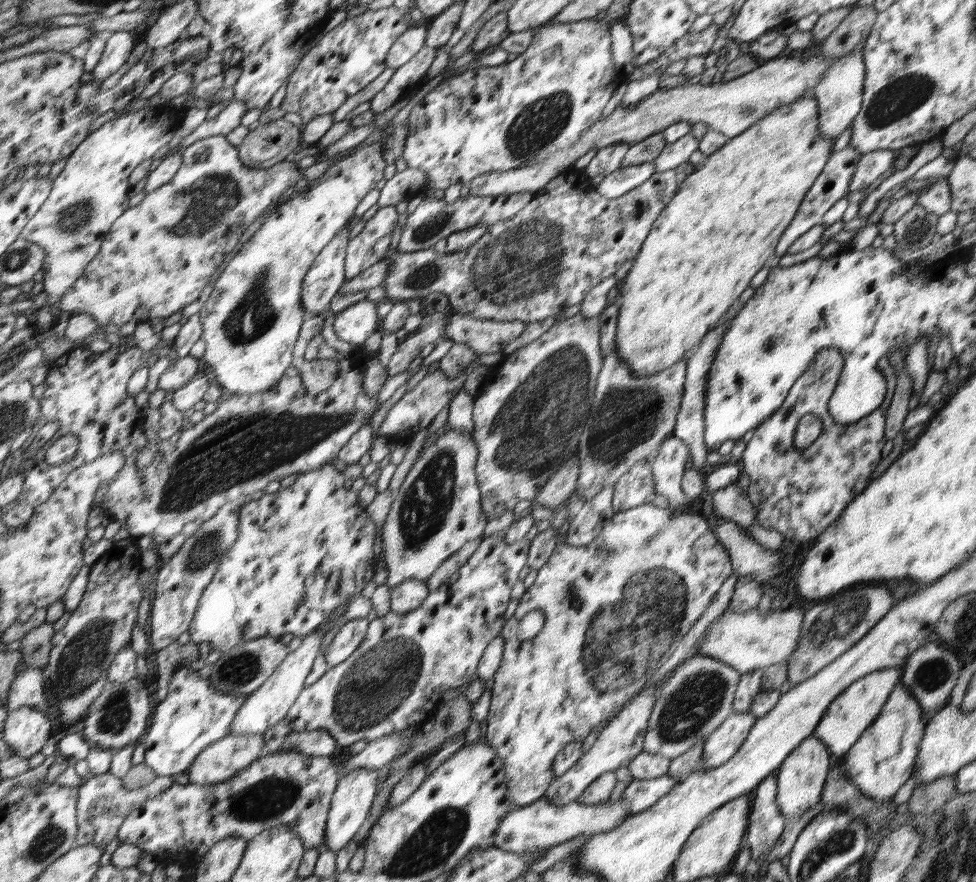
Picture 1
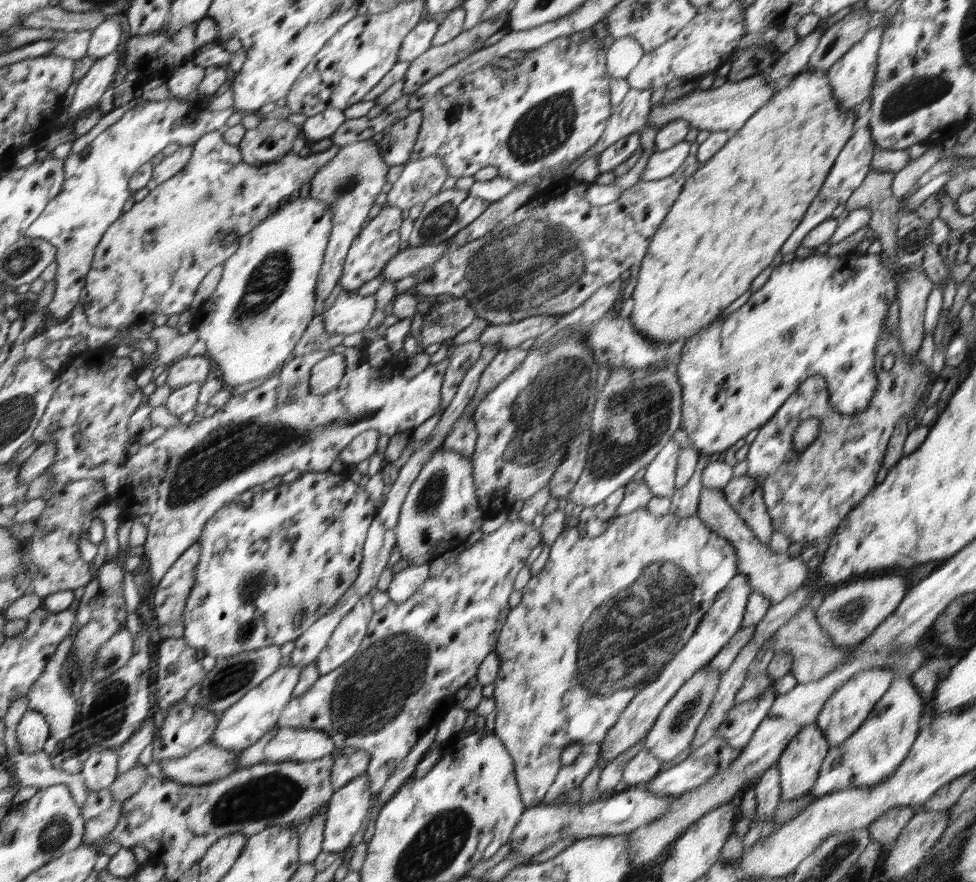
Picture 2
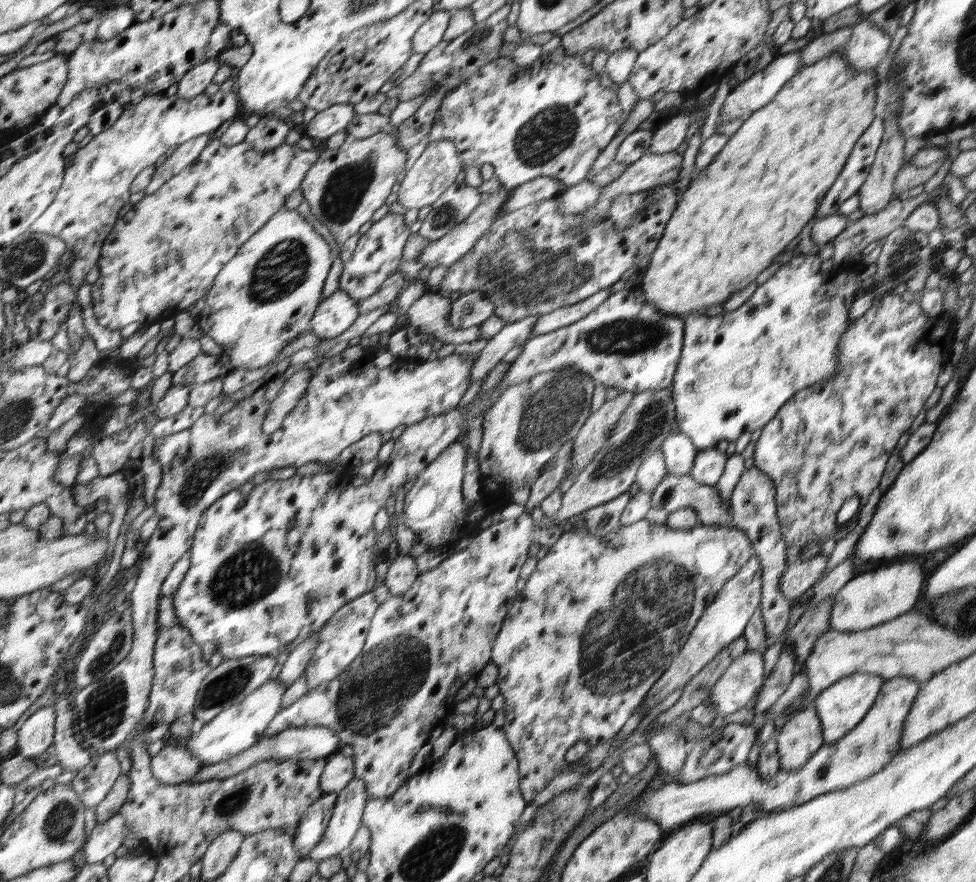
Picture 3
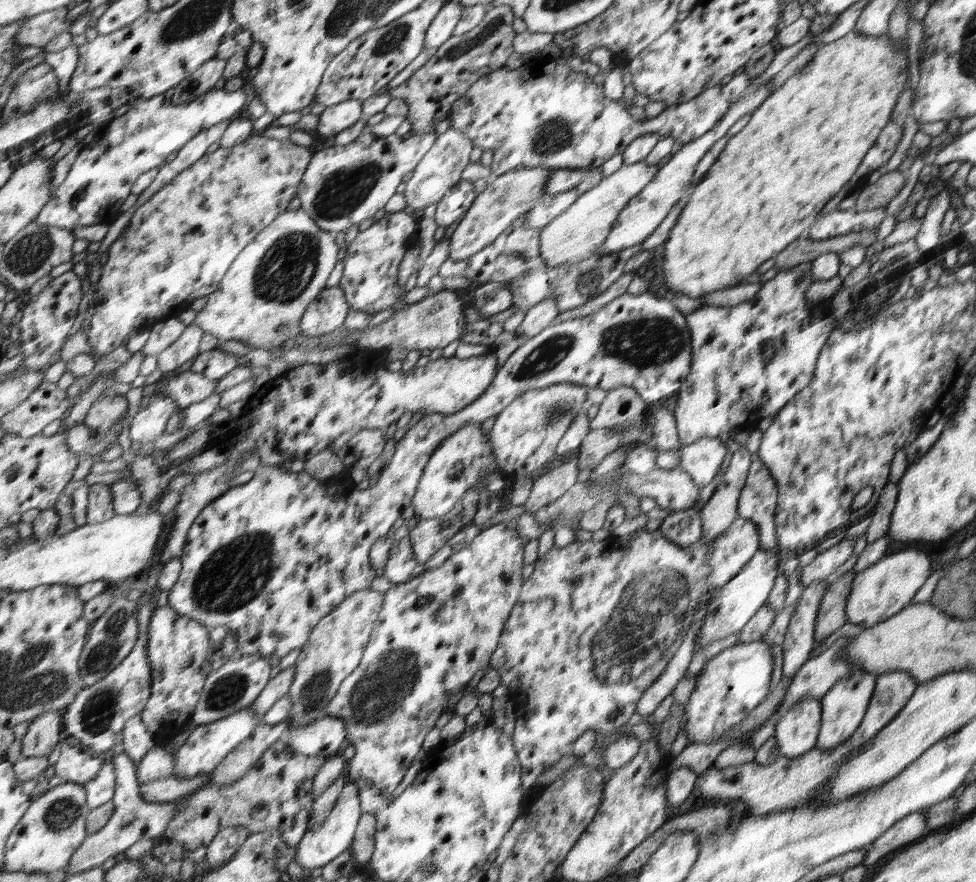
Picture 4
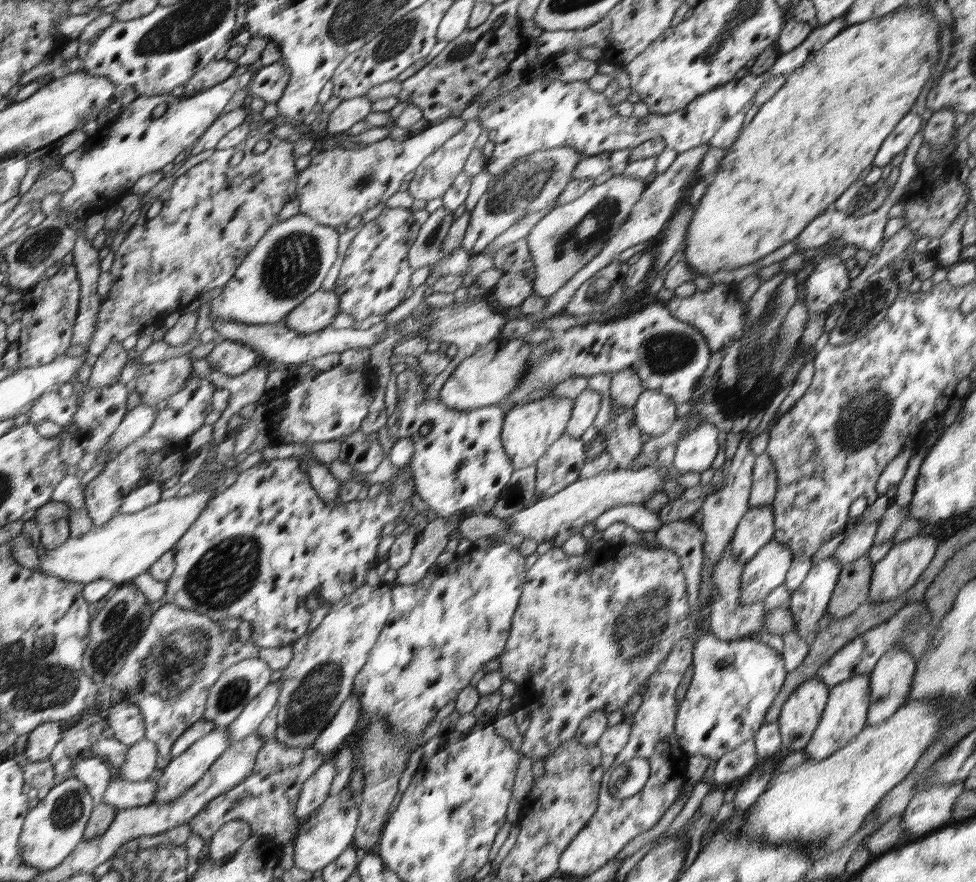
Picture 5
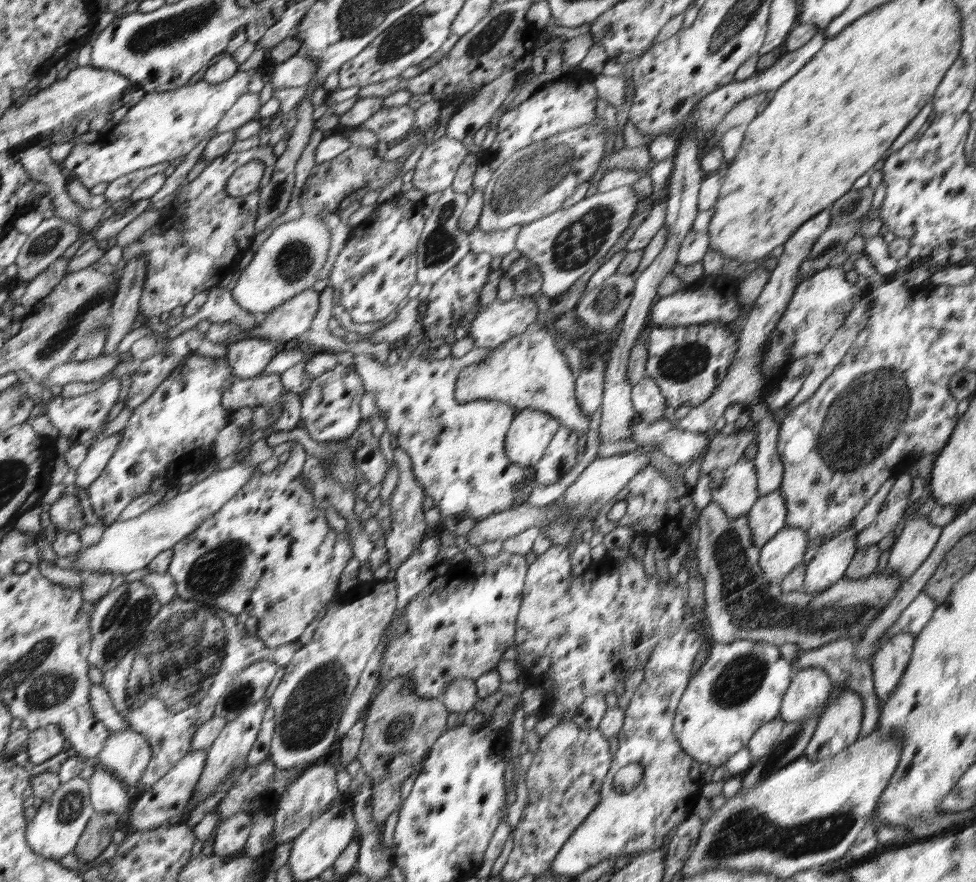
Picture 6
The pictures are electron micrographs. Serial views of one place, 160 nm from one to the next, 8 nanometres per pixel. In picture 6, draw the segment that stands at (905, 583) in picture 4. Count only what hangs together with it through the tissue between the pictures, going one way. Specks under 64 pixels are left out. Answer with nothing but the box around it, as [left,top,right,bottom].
[887,515,942,581]

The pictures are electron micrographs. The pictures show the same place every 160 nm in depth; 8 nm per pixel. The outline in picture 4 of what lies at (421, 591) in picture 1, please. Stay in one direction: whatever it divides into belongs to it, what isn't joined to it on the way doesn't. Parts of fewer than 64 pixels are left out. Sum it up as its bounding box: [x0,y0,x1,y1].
[383,536,425,585]

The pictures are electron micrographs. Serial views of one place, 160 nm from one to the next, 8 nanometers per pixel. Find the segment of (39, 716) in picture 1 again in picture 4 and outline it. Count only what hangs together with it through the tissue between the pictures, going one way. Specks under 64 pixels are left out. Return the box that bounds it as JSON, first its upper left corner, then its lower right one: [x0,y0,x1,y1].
[23,710,64,758]

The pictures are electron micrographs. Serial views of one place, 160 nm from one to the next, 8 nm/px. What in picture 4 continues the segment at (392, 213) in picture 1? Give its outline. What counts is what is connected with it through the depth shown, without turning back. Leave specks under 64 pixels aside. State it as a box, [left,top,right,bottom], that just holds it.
[338,211,419,317]

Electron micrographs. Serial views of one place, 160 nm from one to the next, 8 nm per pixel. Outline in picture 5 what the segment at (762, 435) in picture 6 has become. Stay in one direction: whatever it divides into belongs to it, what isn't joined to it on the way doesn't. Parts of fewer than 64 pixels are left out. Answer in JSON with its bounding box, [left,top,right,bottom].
[748,451,776,508]

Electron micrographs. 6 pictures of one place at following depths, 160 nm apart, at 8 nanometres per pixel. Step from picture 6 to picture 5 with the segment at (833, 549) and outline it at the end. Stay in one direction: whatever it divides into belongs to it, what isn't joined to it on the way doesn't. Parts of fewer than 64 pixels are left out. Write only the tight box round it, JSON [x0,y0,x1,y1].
[789,555,843,638]

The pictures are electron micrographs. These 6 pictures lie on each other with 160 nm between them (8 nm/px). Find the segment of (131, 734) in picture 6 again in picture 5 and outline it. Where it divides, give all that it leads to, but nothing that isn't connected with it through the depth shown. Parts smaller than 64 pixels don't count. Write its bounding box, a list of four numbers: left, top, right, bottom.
[120,738,159,782]

